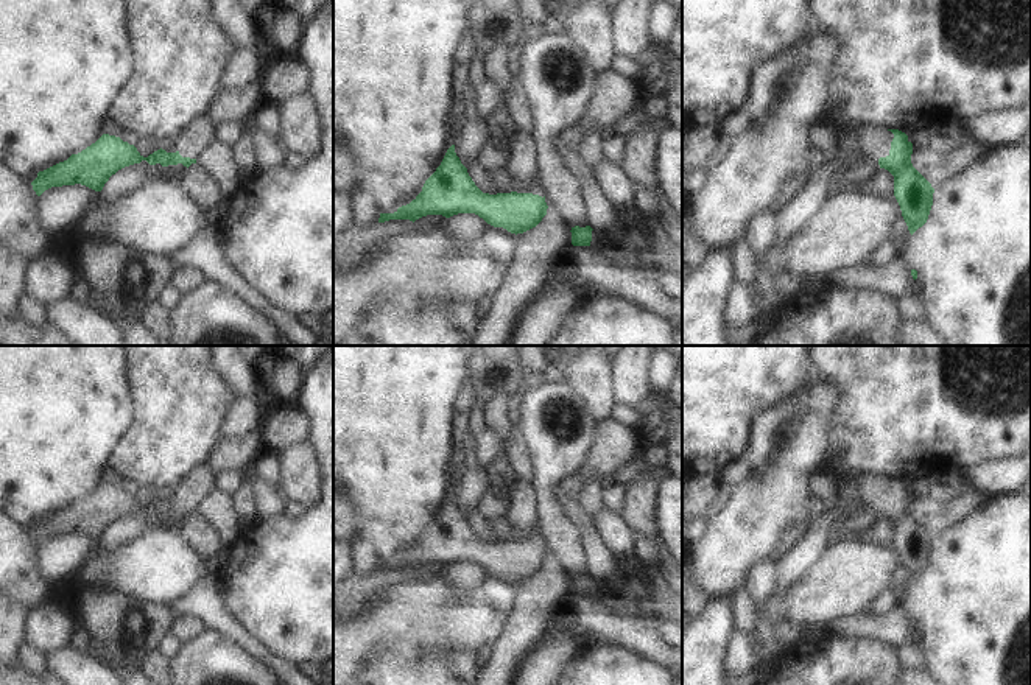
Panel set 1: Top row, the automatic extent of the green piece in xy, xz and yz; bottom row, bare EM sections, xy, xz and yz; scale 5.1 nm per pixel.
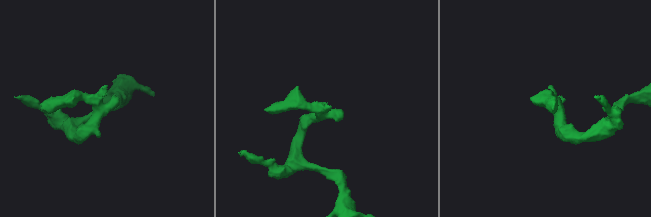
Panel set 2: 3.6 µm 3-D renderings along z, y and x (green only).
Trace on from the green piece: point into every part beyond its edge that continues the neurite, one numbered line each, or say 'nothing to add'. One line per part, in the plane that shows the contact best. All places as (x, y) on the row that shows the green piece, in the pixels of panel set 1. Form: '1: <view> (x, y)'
1: yz (874, 142)

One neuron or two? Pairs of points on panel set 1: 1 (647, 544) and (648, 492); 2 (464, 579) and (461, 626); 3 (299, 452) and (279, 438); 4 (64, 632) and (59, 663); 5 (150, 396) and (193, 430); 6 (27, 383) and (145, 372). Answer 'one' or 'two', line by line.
1: one
2: two
3: two
4: two
5: one
6: two

